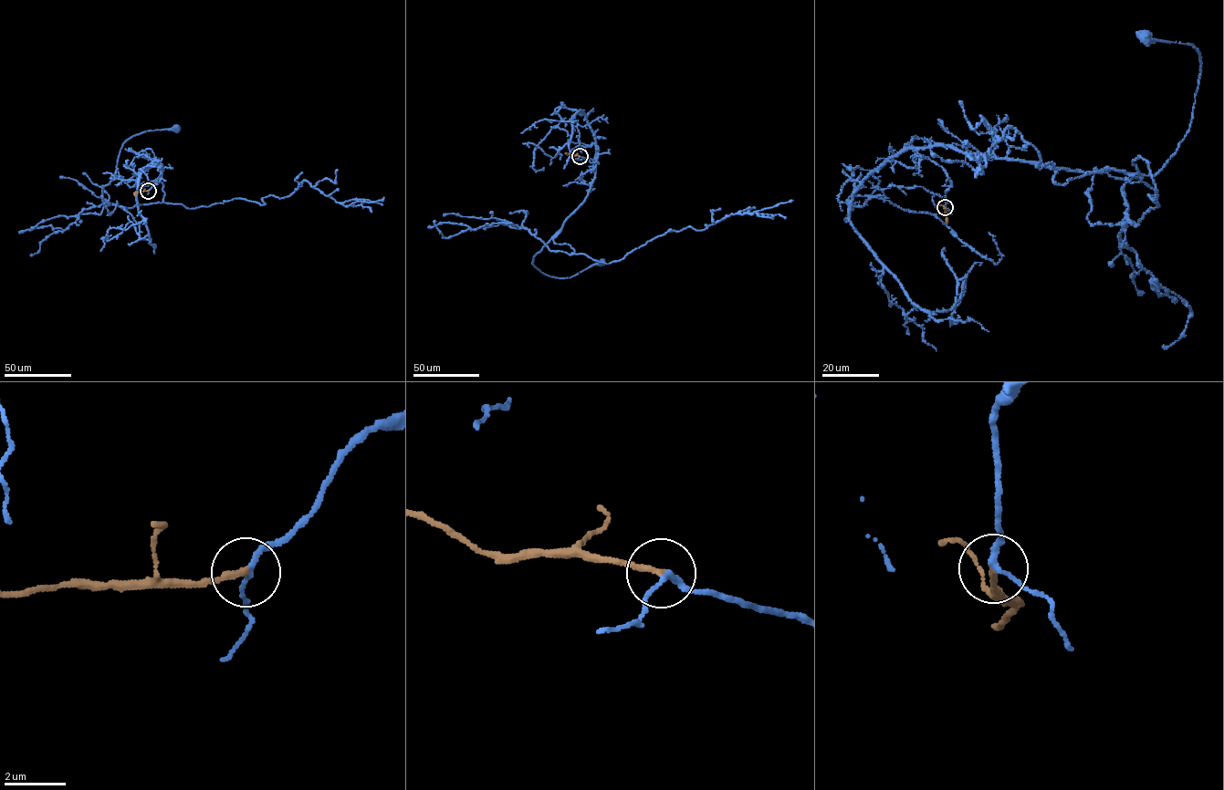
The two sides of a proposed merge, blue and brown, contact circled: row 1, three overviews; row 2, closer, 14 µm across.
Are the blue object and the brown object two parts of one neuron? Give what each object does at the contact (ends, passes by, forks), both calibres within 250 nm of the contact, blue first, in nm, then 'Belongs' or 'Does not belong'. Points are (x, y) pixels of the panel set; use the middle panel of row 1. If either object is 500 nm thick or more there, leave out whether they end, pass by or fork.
At the ring blue passes by. At the ring brown ends. Thickness 170 nm (blue) against 200 nm. Belongs

